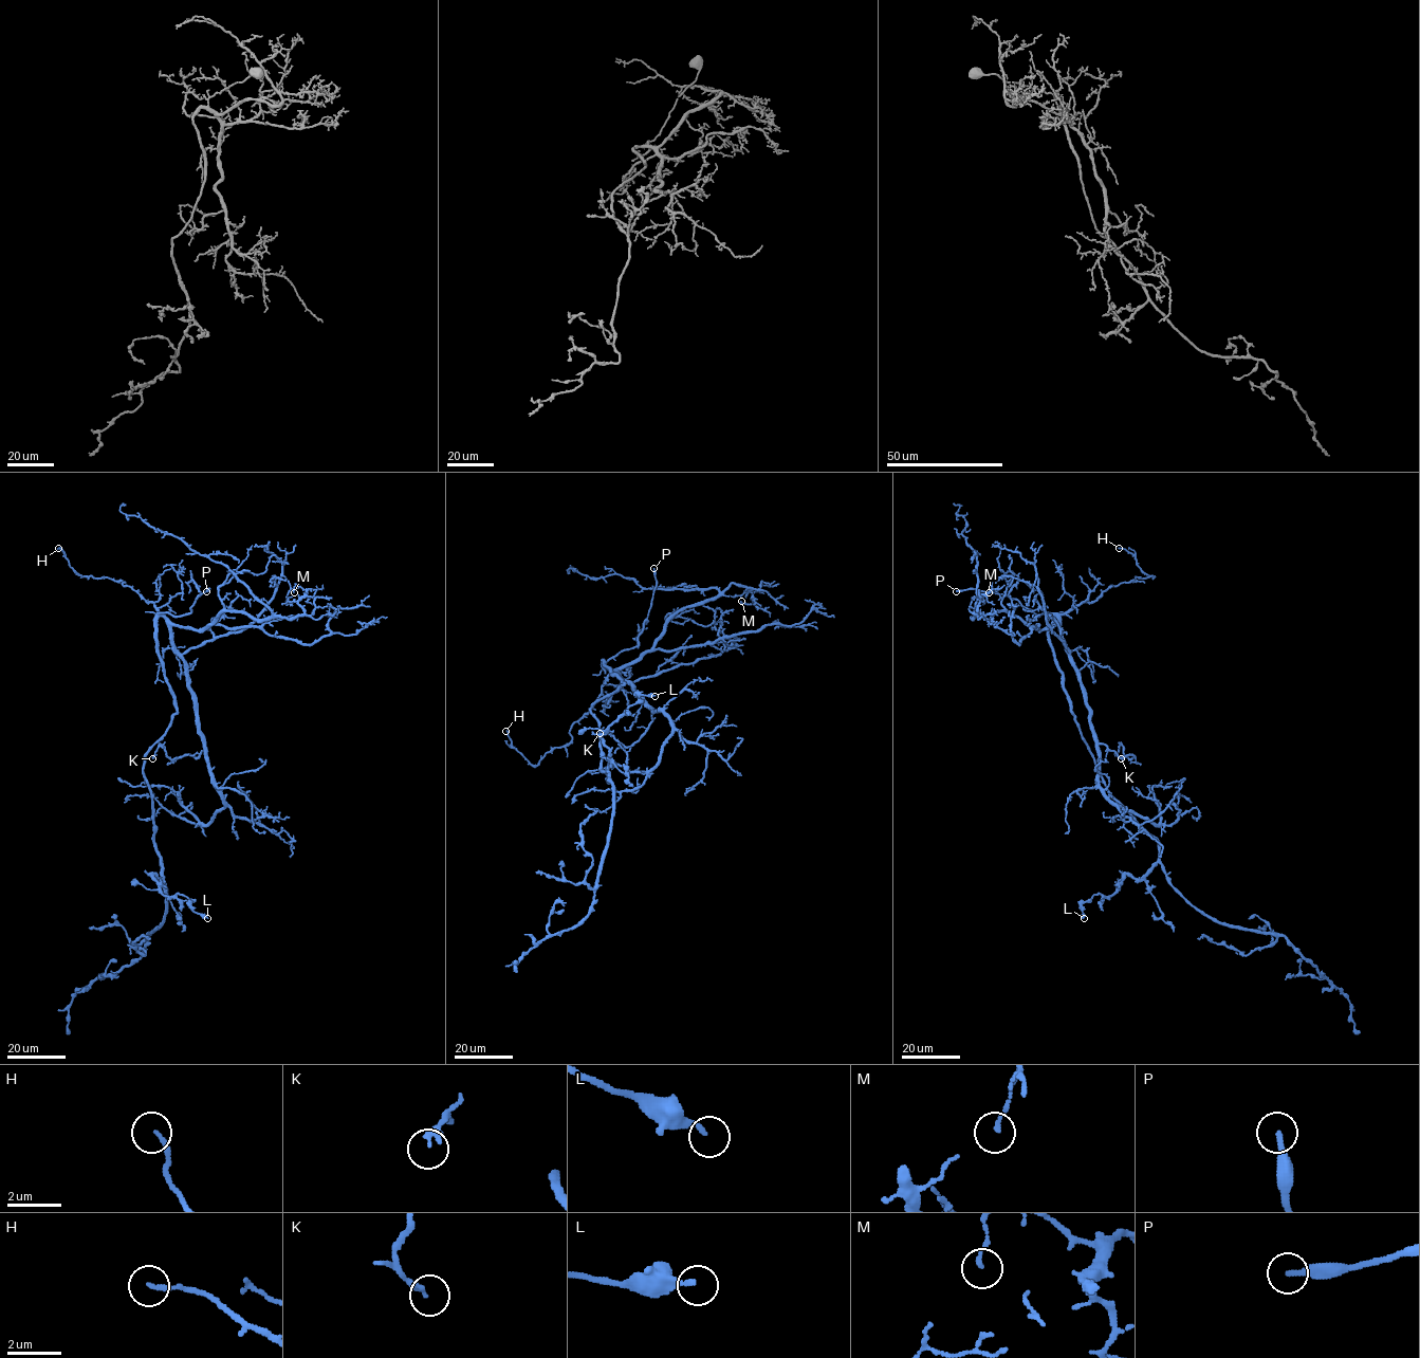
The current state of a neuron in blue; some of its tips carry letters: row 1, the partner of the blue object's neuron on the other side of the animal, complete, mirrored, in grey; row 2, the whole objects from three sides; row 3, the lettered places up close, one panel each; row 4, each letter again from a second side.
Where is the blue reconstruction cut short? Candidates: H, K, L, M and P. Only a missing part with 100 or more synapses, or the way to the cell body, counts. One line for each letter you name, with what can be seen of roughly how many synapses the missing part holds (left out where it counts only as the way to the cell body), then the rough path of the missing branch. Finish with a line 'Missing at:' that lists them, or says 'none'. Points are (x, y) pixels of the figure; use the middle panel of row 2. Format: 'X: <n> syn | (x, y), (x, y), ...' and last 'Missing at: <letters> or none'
P: (653, 568), (618, 507), (590, 479)
Missing at: P

